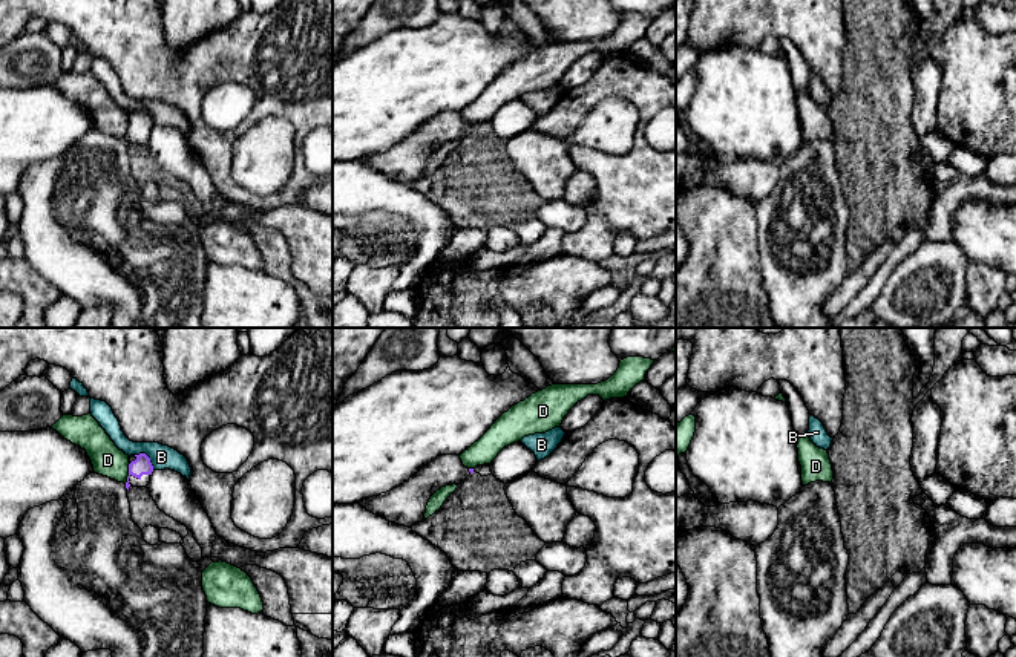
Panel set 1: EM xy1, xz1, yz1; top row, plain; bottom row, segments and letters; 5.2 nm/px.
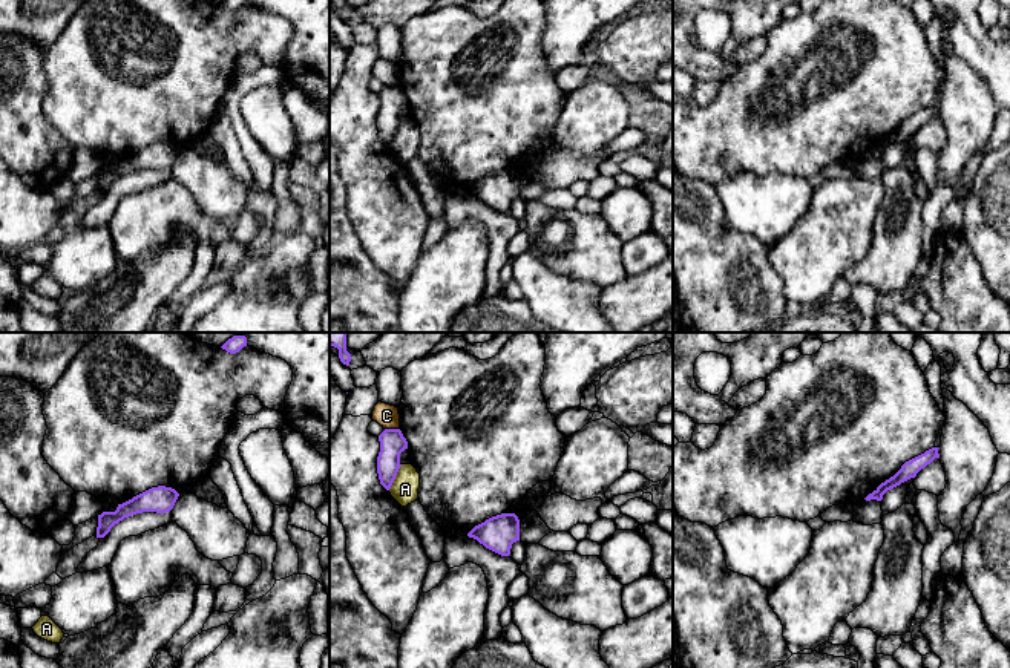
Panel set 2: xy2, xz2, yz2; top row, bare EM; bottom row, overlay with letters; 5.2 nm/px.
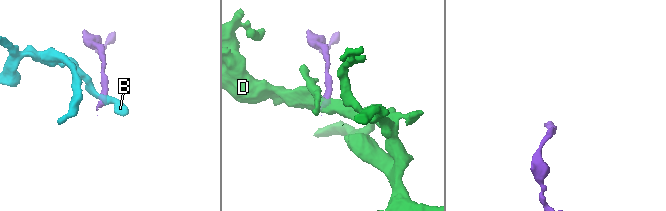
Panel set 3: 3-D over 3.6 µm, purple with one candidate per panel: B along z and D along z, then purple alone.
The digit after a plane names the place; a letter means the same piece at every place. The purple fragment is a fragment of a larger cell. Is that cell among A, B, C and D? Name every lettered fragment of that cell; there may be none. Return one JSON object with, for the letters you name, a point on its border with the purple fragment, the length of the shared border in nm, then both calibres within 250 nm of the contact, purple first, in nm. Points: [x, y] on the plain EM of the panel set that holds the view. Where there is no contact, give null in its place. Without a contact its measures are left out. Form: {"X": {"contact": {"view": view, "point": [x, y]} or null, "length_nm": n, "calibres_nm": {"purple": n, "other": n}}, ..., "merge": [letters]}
{"merge": []}

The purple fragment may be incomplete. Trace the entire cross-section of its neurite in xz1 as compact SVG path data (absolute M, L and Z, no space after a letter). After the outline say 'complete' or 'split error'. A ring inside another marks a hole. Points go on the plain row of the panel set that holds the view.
M440 112L401 142L357 161L389 179L412 184L423 178L426 162L437 147L458 142L470 130L474 126L464 124L460 112Z | split error

